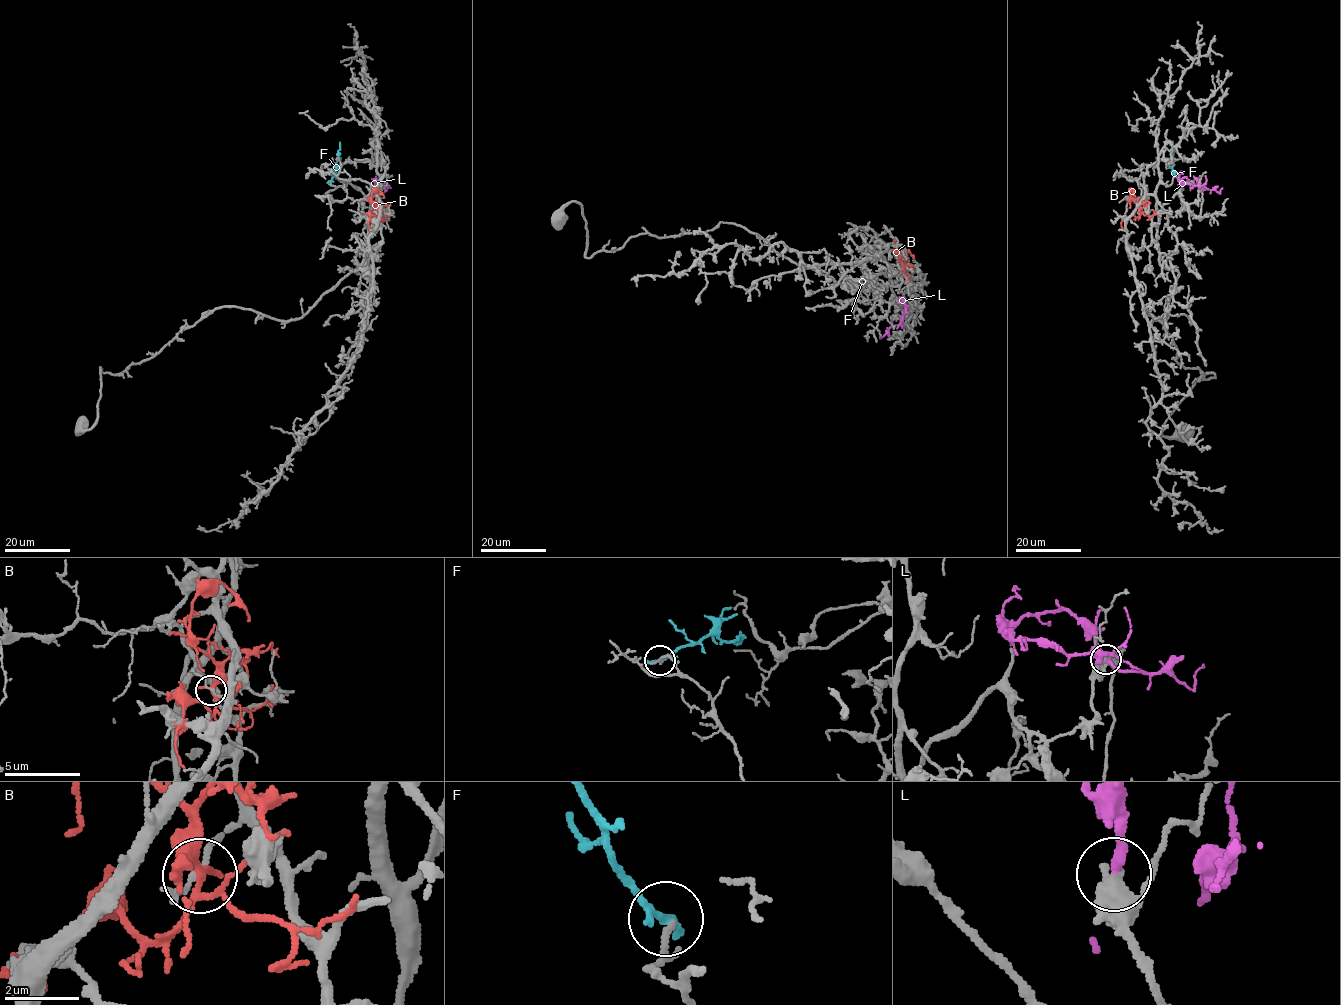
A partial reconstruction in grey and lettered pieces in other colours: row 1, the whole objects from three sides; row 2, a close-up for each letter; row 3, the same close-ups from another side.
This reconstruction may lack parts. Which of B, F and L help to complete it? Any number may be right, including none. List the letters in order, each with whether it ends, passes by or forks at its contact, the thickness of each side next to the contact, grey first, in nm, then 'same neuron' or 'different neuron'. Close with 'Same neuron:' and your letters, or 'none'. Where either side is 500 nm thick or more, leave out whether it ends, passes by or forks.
B: it forks there; 120 nm thick on the grey side, 200 nm on the other; different neuron
F: it passes by; 110 nm thick on the grey side, 190 nm on the other; different neuron
L: it passes by; 380 nm thick on the grey side, 240 nm on the other; same neuron
Same neuron: L

